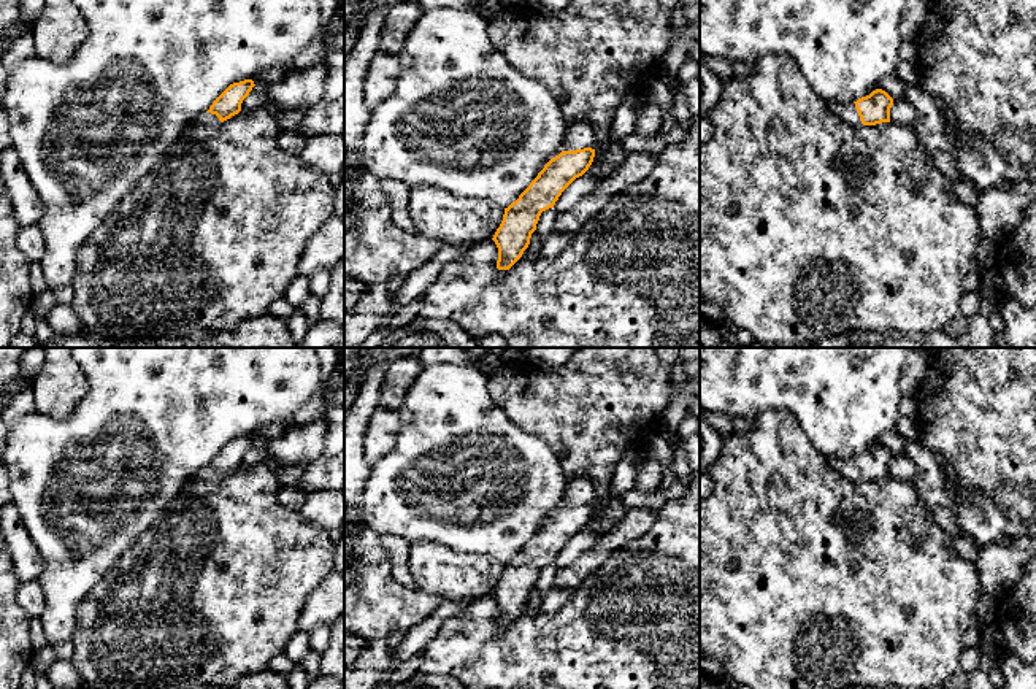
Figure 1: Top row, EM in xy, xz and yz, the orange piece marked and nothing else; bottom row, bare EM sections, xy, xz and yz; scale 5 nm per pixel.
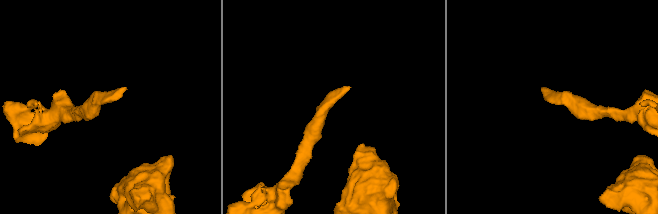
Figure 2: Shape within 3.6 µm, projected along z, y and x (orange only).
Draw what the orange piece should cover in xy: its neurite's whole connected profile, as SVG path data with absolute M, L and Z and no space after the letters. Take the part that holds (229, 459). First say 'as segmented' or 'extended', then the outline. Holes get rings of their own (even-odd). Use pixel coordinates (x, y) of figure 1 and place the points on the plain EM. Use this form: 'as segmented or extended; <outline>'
extended; M244 435L230 440L209 462L209 465L198 473L195 478L219 481L228 476L232 472L241 467L243 456L249 451L254 443L252 435Z

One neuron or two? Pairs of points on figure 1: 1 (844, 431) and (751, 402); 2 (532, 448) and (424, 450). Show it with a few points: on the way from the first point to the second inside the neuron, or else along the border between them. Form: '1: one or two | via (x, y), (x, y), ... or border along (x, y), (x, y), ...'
1: one | via (821, 407), (808, 397), (775, 397)
2: one | via (505, 450), (451, 450)

